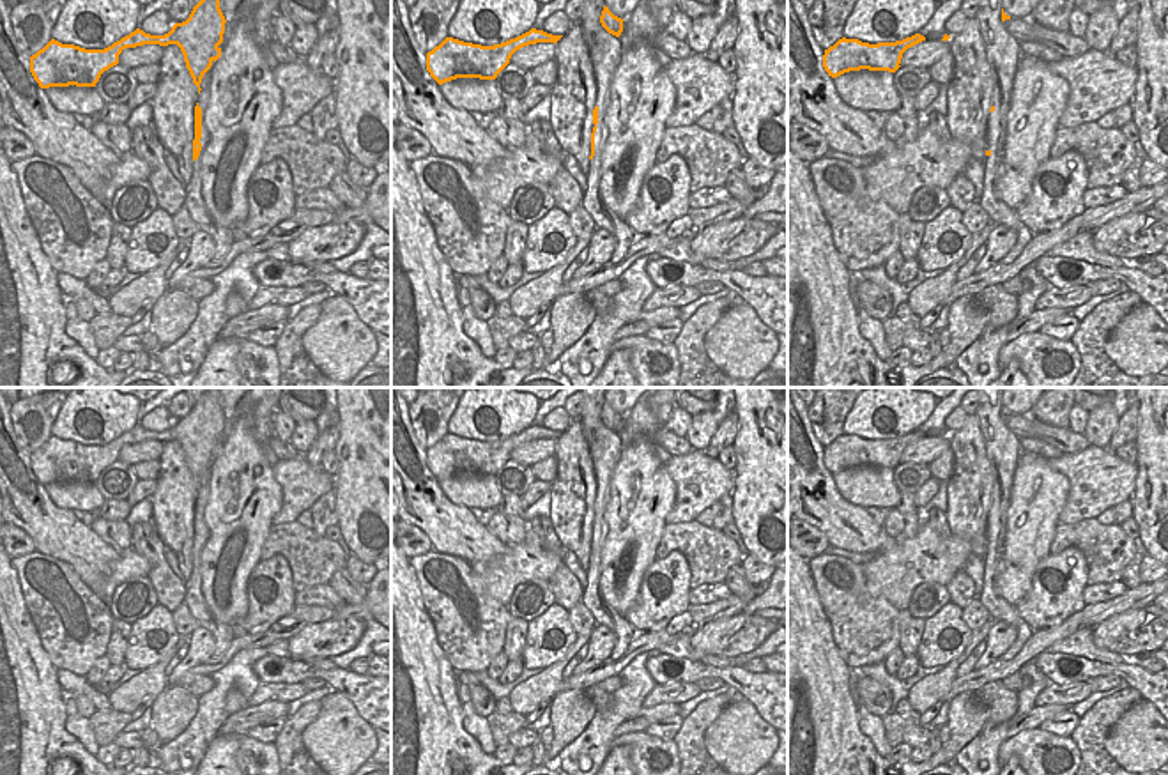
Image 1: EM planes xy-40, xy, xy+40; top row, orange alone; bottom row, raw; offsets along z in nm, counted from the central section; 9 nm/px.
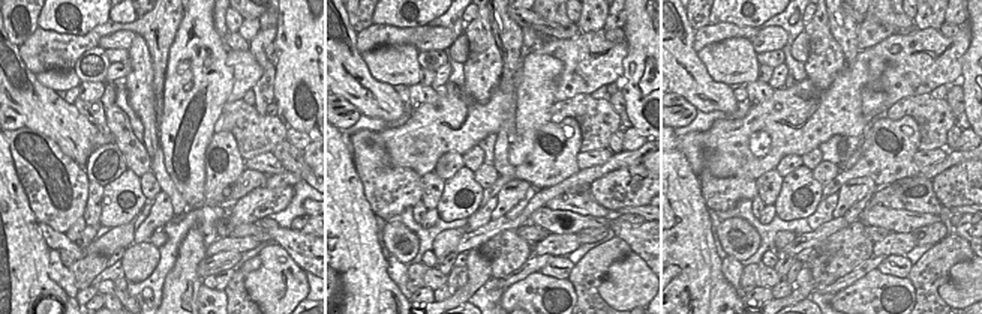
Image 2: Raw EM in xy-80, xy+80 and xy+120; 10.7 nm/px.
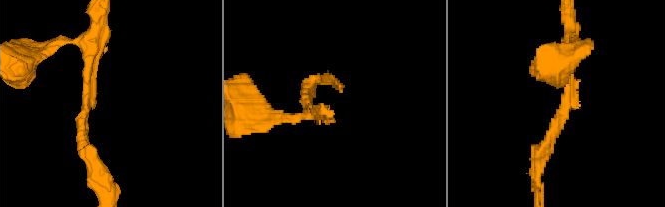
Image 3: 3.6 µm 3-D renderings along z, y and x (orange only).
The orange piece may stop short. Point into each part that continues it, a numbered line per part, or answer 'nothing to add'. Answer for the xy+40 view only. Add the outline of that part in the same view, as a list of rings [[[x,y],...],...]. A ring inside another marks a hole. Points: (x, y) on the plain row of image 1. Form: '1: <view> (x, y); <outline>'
nothing to add

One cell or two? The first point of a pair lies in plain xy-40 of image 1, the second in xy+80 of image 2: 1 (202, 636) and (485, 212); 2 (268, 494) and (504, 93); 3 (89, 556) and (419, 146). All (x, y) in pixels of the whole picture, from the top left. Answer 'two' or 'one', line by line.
1: two
2: two
3: two

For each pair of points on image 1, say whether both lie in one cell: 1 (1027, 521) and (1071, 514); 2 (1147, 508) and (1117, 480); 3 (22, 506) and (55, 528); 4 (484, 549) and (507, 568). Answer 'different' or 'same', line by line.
1: different
2: different
3: same
4: different

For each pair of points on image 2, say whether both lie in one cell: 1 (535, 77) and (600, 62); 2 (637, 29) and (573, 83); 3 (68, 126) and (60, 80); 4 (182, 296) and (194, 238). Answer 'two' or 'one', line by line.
1: two
2: two
3: two
4: one

